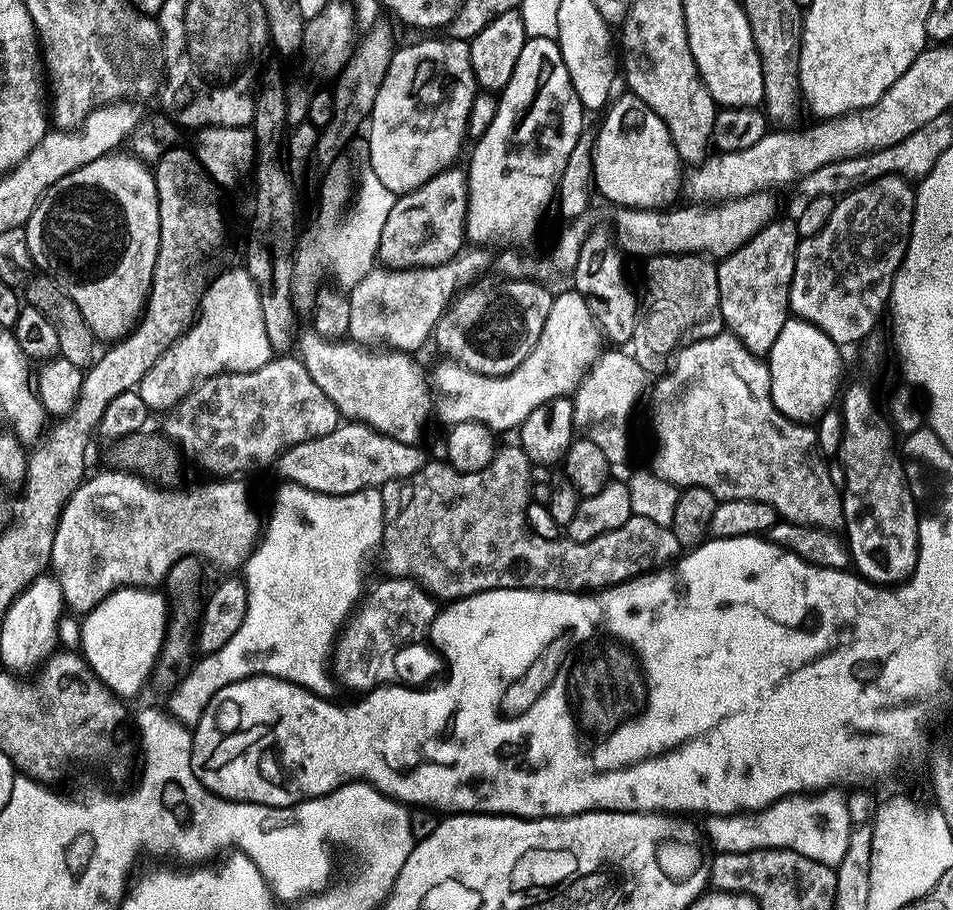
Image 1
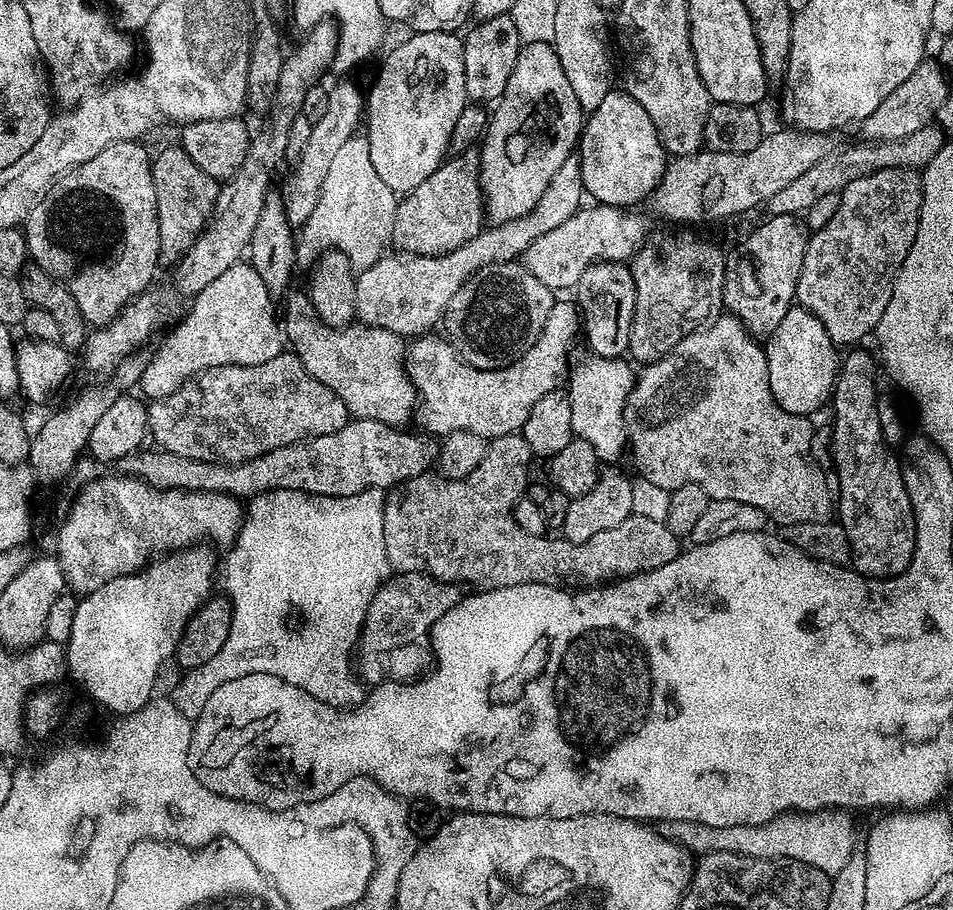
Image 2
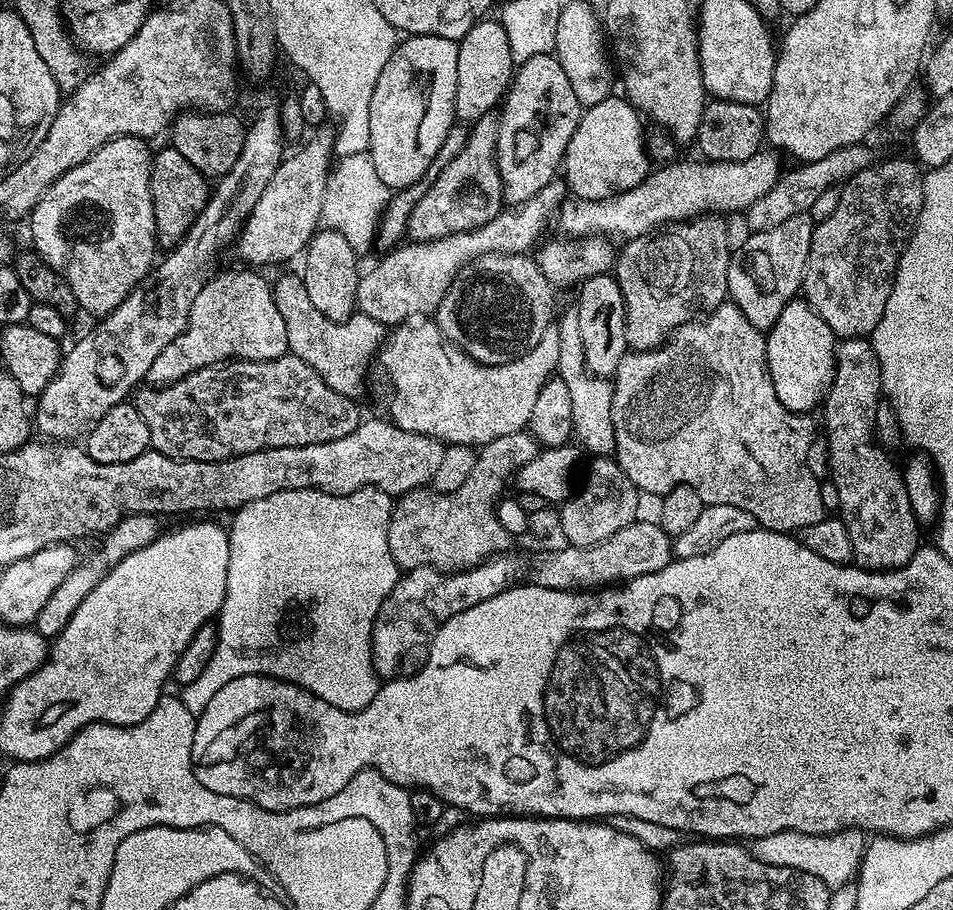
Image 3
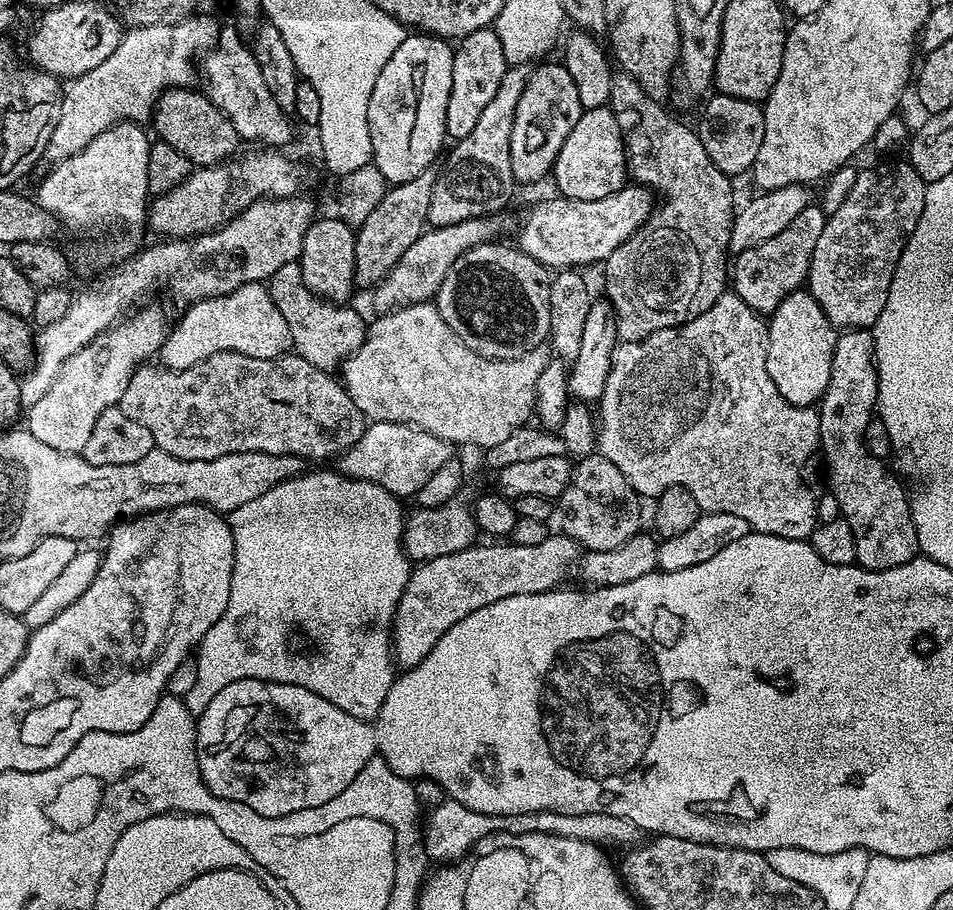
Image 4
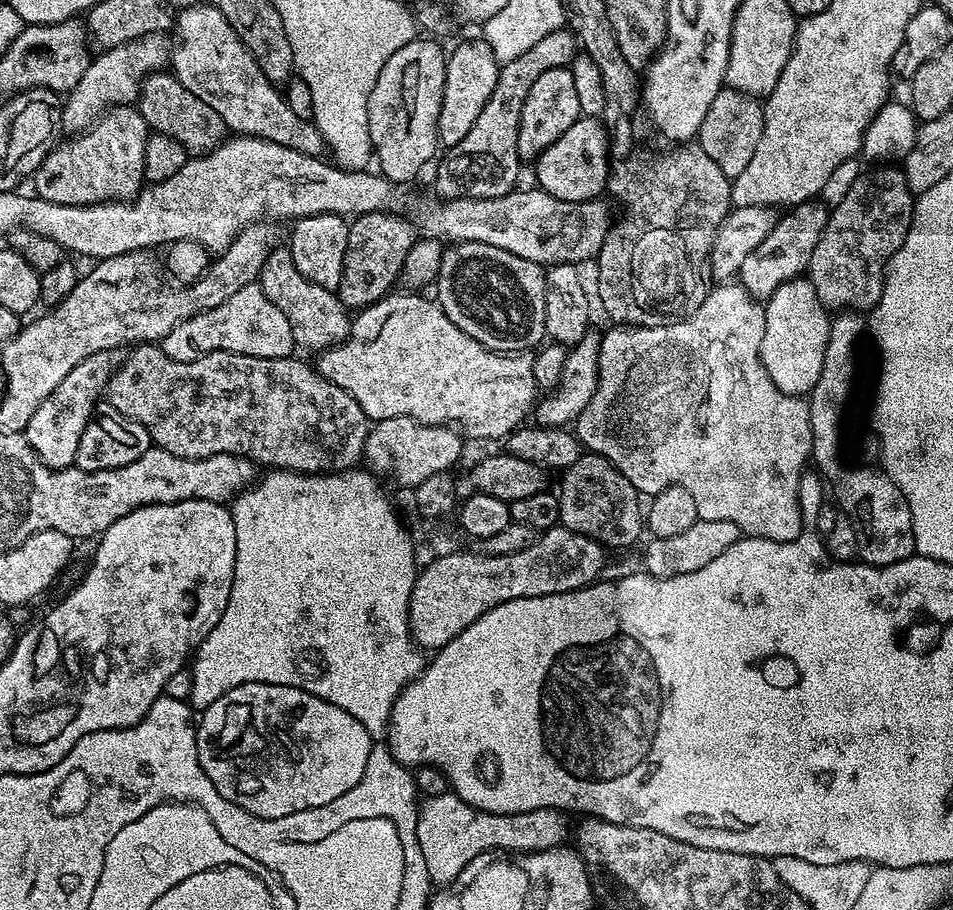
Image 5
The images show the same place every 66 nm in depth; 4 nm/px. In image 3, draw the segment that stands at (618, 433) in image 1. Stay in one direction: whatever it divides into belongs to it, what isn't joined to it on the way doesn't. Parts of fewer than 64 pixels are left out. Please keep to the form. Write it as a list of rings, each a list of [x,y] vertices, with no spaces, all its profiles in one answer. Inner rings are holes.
[[[568,306],[568,309],[561,316],[559,313],[558,327],[560,330],[560,350],[558,352],[558,366],[556,370],[559,379],[564,380],[567,388],[570,390],[570,403],[574,409],[574,426],[572,431],[575,439],[582,445],[583,451],[585,453],[592,452],[588,454],[591,454],[593,457],[612,456],[616,450],[614,418],[612,417],[613,381],[608,378],[597,378],[589,372],[584,361],[582,334],[578,330],[578,314],[575,307]]]

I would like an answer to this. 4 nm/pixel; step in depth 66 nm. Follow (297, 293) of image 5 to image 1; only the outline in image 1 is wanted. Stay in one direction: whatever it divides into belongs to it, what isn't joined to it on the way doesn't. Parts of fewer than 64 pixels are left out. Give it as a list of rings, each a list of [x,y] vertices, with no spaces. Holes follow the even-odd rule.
[[[311,330],[299,333],[298,352],[304,361],[306,370],[313,374],[319,373],[320,356],[332,356],[328,360],[328,365],[324,368],[324,373],[319,373],[318,379],[322,390],[332,400],[332,408],[339,415],[341,412],[344,415],[343,419],[345,421],[368,424],[374,430],[378,430],[398,442],[416,444],[419,441],[420,431],[423,430],[424,423],[428,420],[428,415],[431,412],[433,415],[434,412],[434,392],[430,387],[429,373],[428,376],[424,373],[424,368],[416,361],[417,357],[415,355],[395,350],[368,351],[355,342],[324,340],[320,335]]]

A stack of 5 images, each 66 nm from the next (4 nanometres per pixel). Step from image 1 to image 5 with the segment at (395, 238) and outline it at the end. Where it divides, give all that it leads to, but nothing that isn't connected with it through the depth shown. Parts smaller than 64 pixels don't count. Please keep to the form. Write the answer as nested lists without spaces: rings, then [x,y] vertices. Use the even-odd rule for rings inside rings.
[[[567,27],[546,34],[526,54],[518,54],[510,62],[500,65],[498,82],[494,82],[494,94],[490,94],[490,102],[482,106],[482,114],[478,114],[474,126],[470,126],[470,134],[462,138],[443,154],[444,161],[436,168],[436,192],[440,198],[487,198],[489,196],[505,196],[517,187],[516,179],[520,176],[522,161],[518,154],[518,126],[522,118],[522,106],[526,102],[526,94],[530,94],[530,86],[542,74],[551,68],[566,68],[578,55],[576,33]]]

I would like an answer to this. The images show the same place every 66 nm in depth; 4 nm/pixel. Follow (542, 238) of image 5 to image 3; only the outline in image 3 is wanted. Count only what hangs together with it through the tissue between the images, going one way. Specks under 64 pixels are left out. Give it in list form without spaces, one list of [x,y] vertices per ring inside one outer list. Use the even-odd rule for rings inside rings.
[[[761,150],[742,162],[701,162],[699,159],[678,164],[670,162],[660,166],[657,172],[656,169],[649,171],[645,180],[632,190],[608,200],[565,199],[558,213],[558,225],[568,238],[617,236],[620,242],[627,242],[681,220],[695,220],[697,216],[709,214],[743,213],[779,182],[782,167],[775,155],[779,156],[775,151]]]

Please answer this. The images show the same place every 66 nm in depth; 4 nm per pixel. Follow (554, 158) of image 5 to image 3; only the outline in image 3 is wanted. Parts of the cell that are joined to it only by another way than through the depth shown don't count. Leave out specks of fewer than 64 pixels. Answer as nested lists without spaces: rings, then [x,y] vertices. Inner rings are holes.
[[[611,94],[581,113],[579,126],[571,136],[562,165],[565,185],[577,199],[608,200],[632,190],[645,180],[650,171],[650,156],[641,121],[641,113],[631,101],[617,94]]]

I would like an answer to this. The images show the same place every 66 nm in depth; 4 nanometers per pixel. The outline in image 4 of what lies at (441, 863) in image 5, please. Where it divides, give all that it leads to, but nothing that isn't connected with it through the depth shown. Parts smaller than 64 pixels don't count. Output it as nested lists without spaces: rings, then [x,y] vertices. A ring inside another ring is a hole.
[[[445,799],[442,806],[431,809],[428,822],[424,824],[423,843],[429,859],[434,862],[455,862],[468,855],[475,844],[492,832],[504,829],[515,832],[545,832],[562,838],[578,838],[591,844],[628,844],[636,846],[645,839],[644,829],[634,826],[626,818],[614,818],[610,814],[558,814],[557,812],[527,812],[521,816],[487,816],[470,810],[457,800]]]

